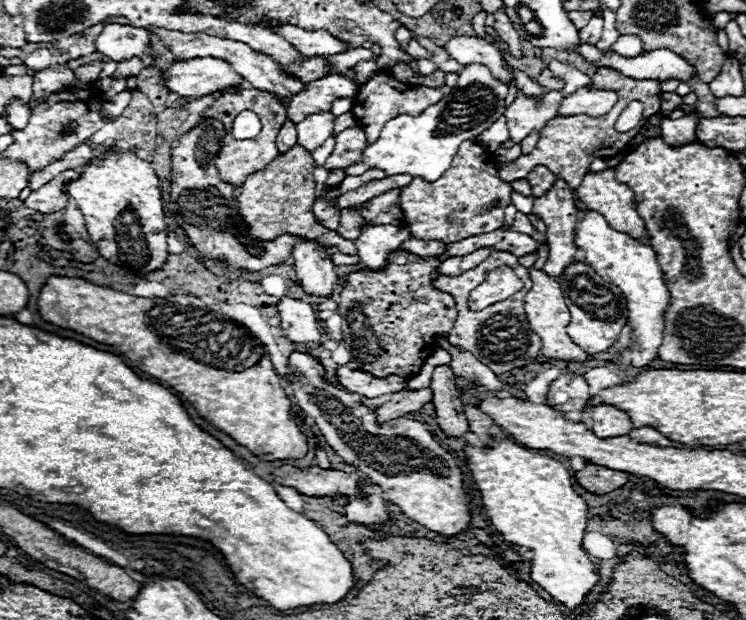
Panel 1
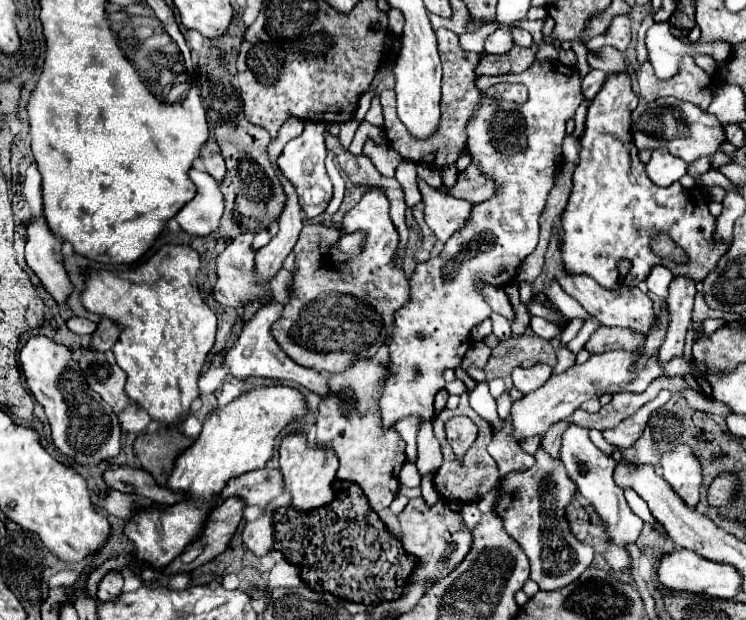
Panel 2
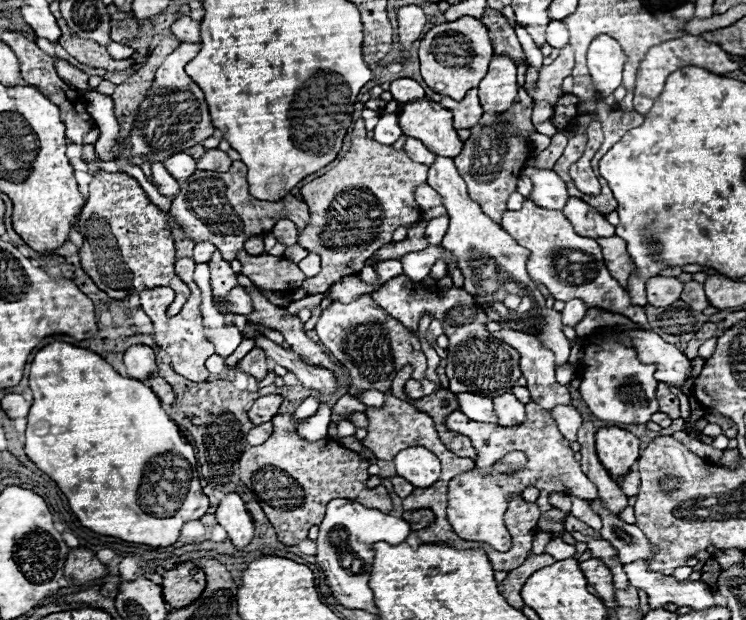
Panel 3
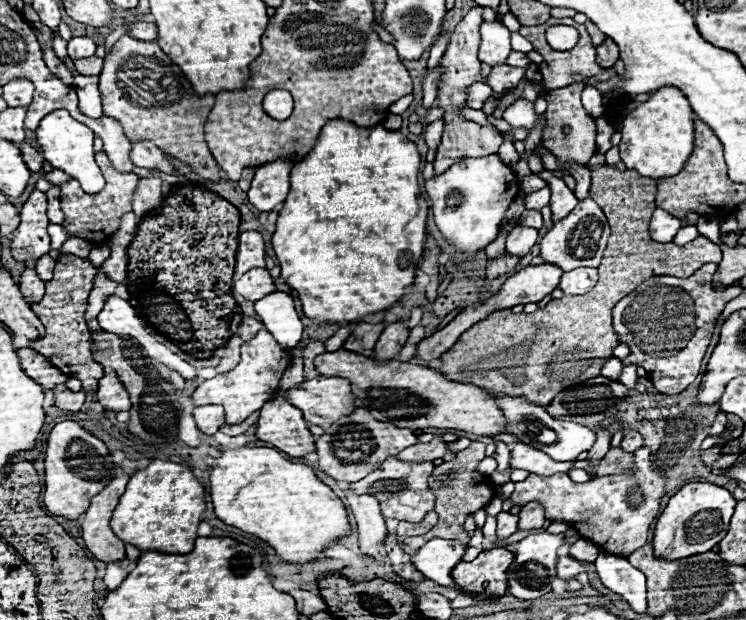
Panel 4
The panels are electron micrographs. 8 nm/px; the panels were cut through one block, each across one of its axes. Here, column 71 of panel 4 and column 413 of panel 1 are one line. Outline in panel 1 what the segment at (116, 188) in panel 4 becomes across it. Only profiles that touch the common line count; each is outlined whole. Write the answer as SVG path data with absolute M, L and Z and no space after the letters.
M464 140L448 172L444 172L440 180L436 180L434 184L426 184L426 180L414 178L408 186L402 188L400 208L406 214L406 226L410 228L414 238L426 242L442 240L450 244L500 228L504 224L504 208L510 204L510 192L510 184L498 178L494 160L484 160L484 150L476 142Z

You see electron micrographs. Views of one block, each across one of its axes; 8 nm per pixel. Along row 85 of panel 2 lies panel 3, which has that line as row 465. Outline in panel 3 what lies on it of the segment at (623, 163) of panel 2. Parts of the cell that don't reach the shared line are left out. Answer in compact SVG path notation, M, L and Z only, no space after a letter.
M608 426L596 432L596 452L612 478L620 478L640 456L640 440L632 432Z

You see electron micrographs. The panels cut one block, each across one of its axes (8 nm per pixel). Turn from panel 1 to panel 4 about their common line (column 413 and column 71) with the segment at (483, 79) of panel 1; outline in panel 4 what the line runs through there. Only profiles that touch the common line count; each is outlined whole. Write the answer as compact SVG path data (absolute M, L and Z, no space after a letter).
M54 110L48 116L44 116L36 130L36 140L44 152L46 162L50 162L54 168L64 170L68 176L78 180L86 194L98 194L104 188L106 180L94 160L94 150L92 150L94 132L82 122L74 120L66 110Z

